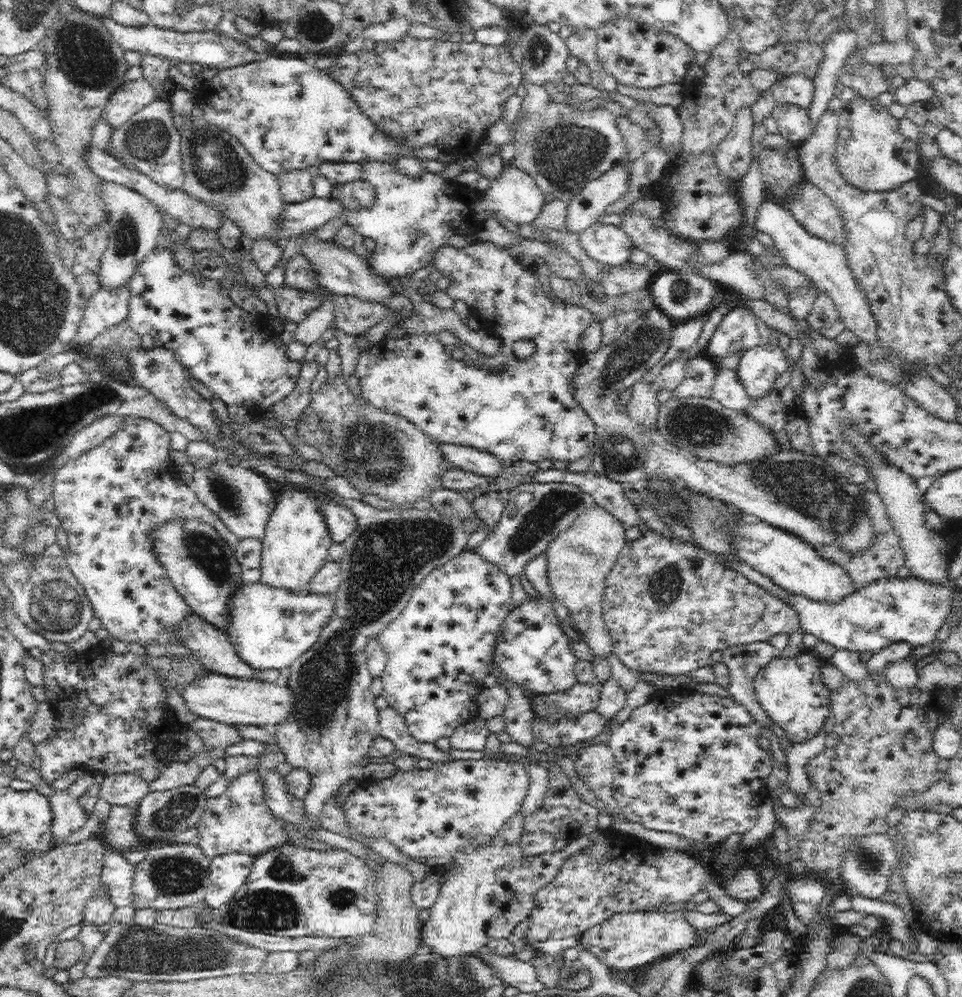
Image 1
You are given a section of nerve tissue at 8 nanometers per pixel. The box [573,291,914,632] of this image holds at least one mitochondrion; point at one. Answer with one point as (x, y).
(803, 485)

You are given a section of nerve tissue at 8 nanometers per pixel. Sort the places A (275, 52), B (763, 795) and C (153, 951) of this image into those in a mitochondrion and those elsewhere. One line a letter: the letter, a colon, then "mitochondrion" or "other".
A: other
B: other
C: mitochondrion

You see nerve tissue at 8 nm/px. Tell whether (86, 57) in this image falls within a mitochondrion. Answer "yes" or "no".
yes

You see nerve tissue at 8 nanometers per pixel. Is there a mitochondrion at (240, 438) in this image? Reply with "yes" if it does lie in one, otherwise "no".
no

